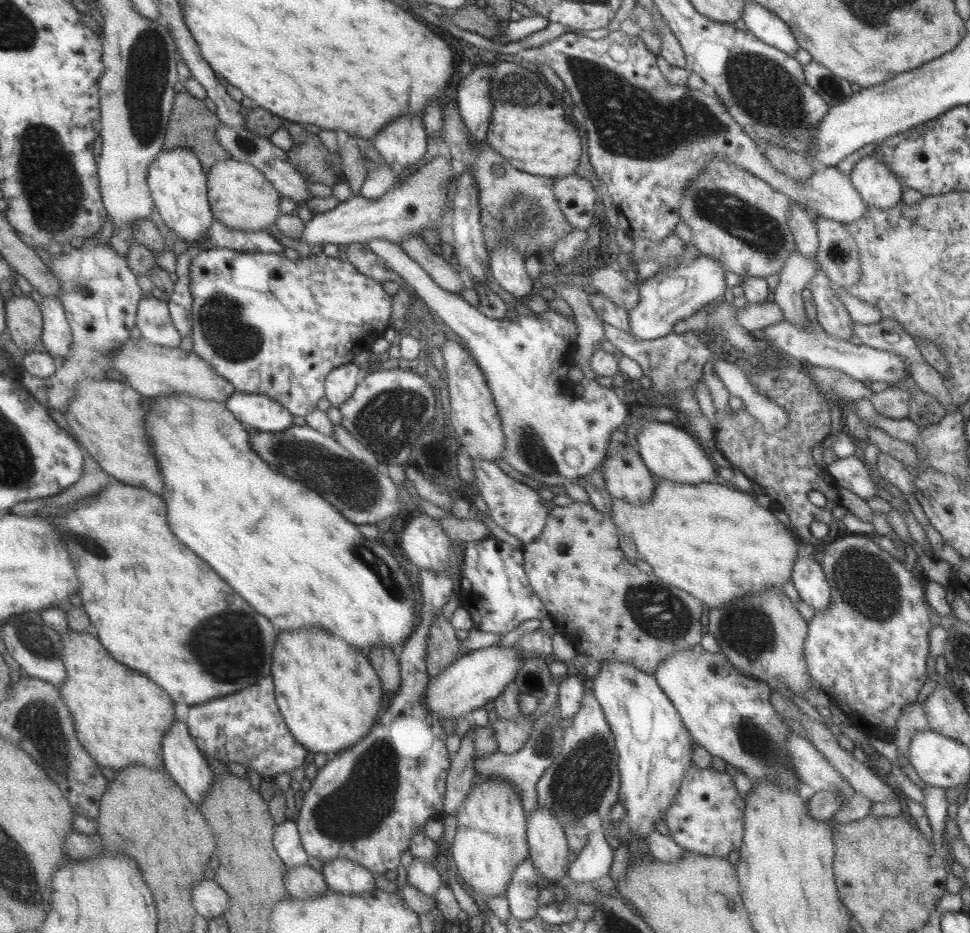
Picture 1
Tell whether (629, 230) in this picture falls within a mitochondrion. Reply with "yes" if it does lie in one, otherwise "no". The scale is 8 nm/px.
no

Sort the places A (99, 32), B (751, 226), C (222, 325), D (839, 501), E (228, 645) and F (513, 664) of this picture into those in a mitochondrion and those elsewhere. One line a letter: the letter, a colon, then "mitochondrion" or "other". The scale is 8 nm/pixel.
A: other
B: mitochondrion
C: mitochondrion
D: other
E: mitochondrion
F: other

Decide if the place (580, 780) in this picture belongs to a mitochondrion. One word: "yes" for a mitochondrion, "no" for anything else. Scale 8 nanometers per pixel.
yes

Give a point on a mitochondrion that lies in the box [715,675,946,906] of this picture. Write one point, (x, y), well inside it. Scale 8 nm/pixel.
(755, 740)

